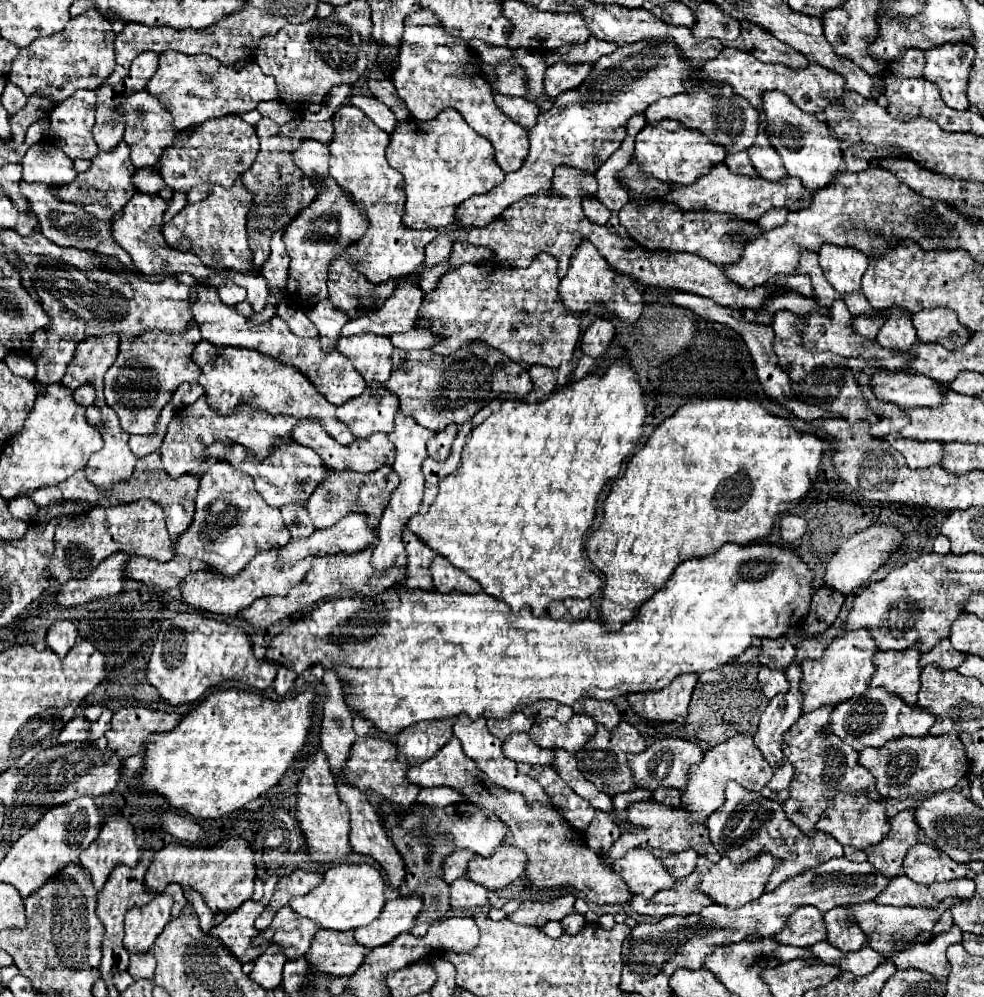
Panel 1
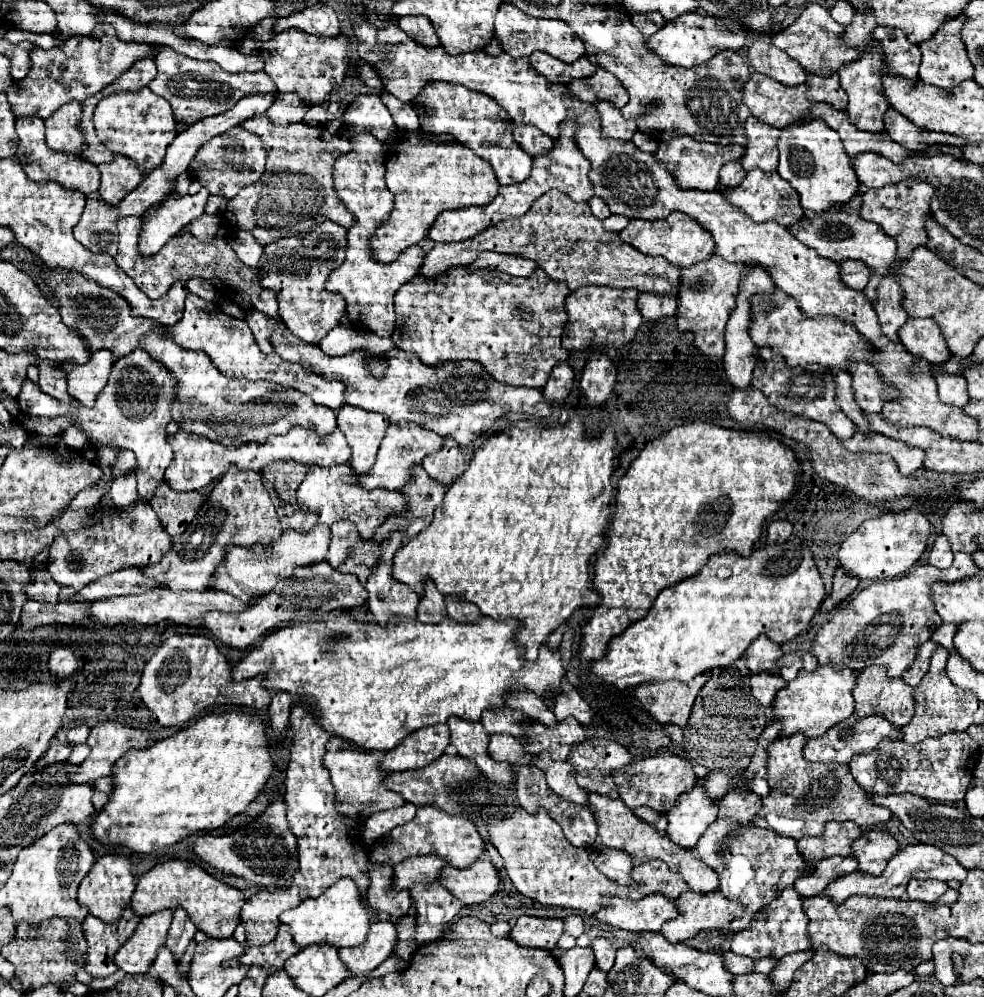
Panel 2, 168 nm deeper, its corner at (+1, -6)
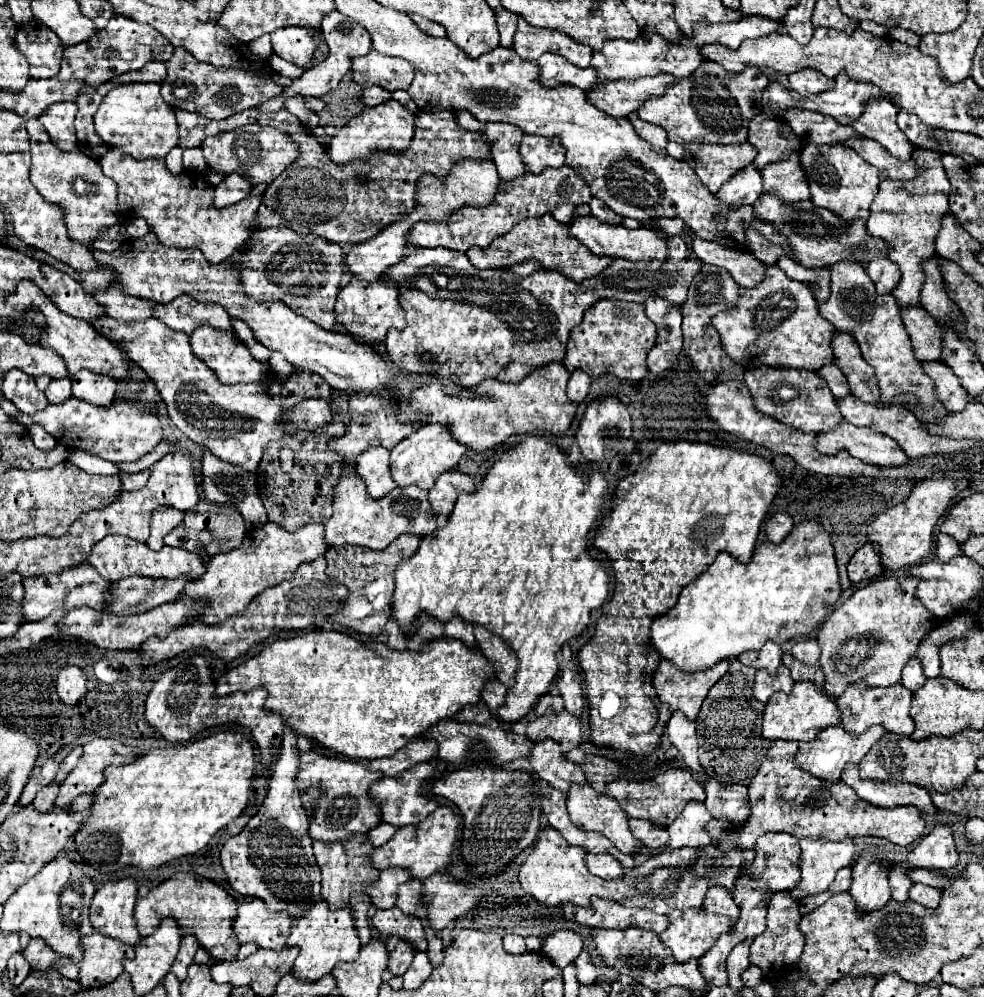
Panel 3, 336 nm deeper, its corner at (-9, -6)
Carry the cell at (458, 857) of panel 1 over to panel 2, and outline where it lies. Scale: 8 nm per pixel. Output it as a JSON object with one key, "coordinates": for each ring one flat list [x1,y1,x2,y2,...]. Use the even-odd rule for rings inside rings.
{"coordinates":[[426,855,418,859,404,859,394,867,394,887,410,889,418,883,434,883,438,881,440,873,446,867,446,859,438,859,436,855]]}

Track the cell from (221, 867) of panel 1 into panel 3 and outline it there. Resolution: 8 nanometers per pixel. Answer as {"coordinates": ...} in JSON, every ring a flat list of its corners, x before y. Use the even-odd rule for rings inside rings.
{"coordinates":[[180,873,160,883,156,889,148,893,148,897,138,899,134,919,140,935,148,937,154,933,154,929,160,925,162,919,172,917,182,929,182,935,194,935,198,945,206,949,214,961,232,961,236,959,236,953,240,949,236,937,232,935,234,913,236,913,236,901,220,885,200,879,196,875]]}

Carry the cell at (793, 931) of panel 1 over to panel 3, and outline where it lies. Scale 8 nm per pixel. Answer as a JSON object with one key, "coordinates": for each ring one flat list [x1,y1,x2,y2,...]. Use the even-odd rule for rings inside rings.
{"coordinates":[[788,891,774,893,770,905,768,905,768,927,762,935,758,935,750,947,750,963,760,967,764,975,772,975,778,971,778,967,792,965,804,947,804,935,798,929,800,913,798,913,798,901,792,899]]}

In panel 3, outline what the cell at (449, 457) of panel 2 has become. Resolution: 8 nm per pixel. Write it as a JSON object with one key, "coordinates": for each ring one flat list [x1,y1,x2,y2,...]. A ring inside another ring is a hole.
{"coordinates":[[448,471,444,475,440,475,434,483,434,487,430,489,430,505,434,509,434,515,450,515,454,505,456,505,456,499,462,491,474,491,474,479,464,475,464,473,458,473,458,471]]}

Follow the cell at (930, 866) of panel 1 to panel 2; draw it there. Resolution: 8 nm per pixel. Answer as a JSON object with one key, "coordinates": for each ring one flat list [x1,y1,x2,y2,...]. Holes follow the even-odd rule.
{"coordinates":[[912,879,908,883,908,897,918,899,918,901,928,901,932,903,940,895,944,895,948,889,946,881,936,881,936,879]]}

